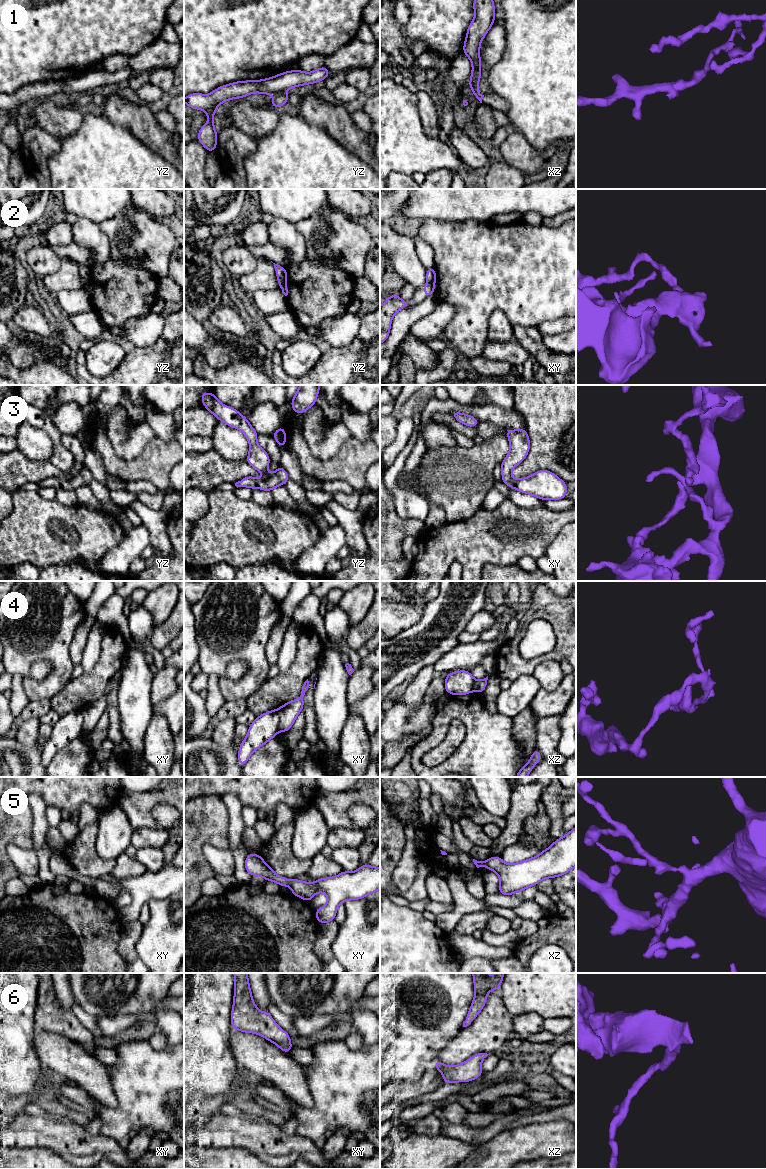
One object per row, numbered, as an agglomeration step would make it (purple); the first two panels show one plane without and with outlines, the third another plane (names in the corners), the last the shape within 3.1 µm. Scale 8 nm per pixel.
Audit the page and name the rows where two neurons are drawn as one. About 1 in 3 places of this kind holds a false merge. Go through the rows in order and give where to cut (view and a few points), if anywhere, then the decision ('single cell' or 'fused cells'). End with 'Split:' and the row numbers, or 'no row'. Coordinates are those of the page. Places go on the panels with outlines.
1: cut in yz along (283, 91), (275, 94); fused cells
2: cut in yz along (285, 282), (280, 287); fused cells
3: no cut; single cell
4: cut in xy along (276, 710), (278, 730); fused cells
5: no cut; single cell
6: no cut; single cell
Split: 1, 2, 4

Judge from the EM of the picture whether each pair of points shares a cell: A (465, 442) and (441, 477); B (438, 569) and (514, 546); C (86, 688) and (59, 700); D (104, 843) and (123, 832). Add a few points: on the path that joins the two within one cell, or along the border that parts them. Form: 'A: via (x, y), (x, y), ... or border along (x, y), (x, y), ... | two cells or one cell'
A: border along (475, 444), (470, 447), (458, 445) | two cells
B: via (457, 550), (461, 546), (495, 546) | one cell
C: via (79, 692), (66, 700) | one cell
D: via (109, 841), (118, 832) | one cell

